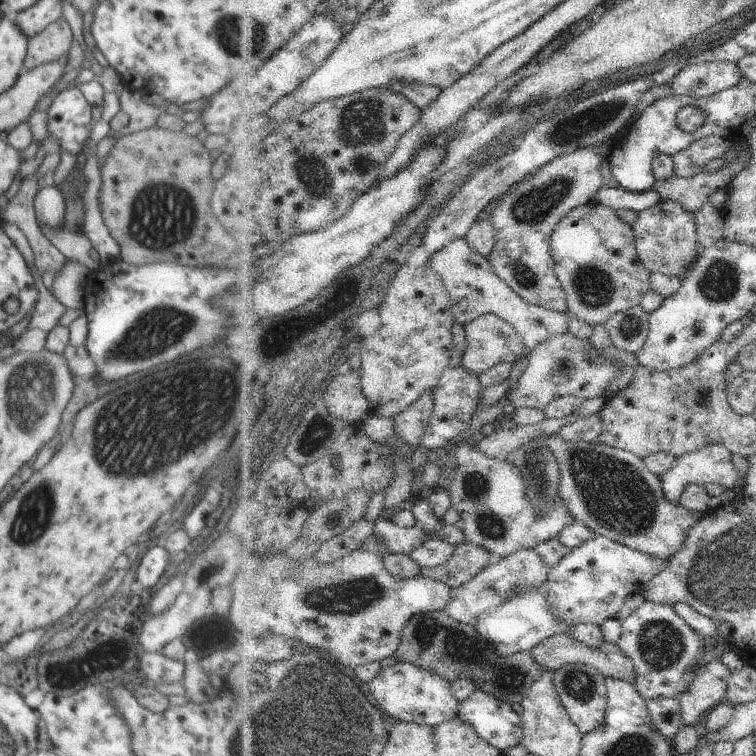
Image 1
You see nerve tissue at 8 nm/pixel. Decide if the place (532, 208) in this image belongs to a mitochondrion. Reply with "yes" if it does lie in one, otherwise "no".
yes

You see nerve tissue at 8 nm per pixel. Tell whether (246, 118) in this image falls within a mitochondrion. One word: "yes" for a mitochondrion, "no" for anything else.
no

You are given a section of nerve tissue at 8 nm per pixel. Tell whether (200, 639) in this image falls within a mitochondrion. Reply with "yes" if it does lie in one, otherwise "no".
yes

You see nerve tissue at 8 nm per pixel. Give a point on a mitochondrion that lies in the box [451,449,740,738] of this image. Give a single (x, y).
(661, 645)

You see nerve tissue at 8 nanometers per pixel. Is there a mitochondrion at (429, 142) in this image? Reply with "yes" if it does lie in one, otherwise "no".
no

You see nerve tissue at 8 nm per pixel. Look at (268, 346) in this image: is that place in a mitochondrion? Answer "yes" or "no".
yes

